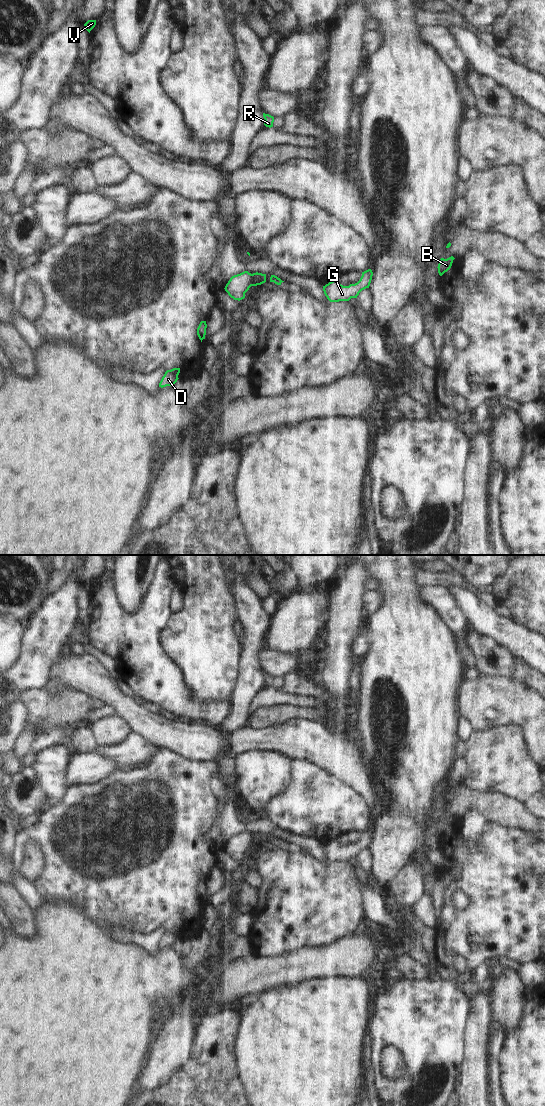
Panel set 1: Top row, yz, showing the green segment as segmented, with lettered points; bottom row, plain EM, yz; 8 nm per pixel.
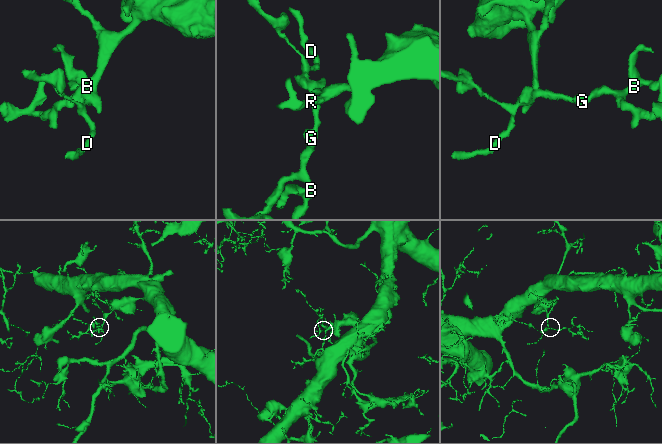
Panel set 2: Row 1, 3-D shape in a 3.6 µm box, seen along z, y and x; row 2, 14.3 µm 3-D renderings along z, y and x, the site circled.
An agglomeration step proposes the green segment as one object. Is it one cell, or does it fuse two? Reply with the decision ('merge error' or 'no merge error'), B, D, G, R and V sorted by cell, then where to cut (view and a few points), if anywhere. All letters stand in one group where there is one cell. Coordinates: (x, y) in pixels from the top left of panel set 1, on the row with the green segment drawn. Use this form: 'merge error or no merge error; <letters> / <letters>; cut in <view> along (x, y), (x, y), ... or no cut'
no merge error; B D G R V; no cut

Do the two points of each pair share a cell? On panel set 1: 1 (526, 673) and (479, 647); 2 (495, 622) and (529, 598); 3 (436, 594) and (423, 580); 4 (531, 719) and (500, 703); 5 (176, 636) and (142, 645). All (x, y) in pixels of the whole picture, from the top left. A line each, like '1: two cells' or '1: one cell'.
1: one cell
2: two cells
3: two cells
4: one cell
5: two cells

